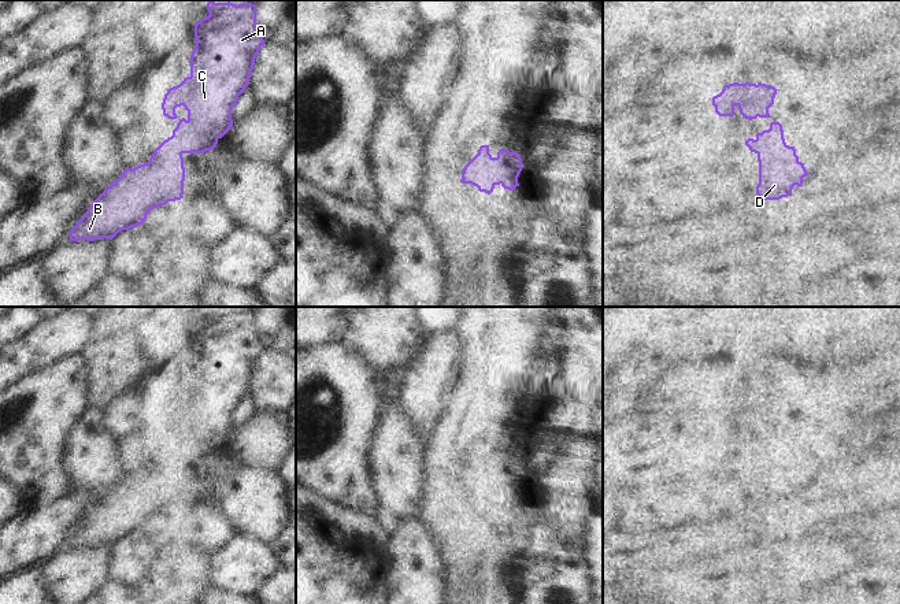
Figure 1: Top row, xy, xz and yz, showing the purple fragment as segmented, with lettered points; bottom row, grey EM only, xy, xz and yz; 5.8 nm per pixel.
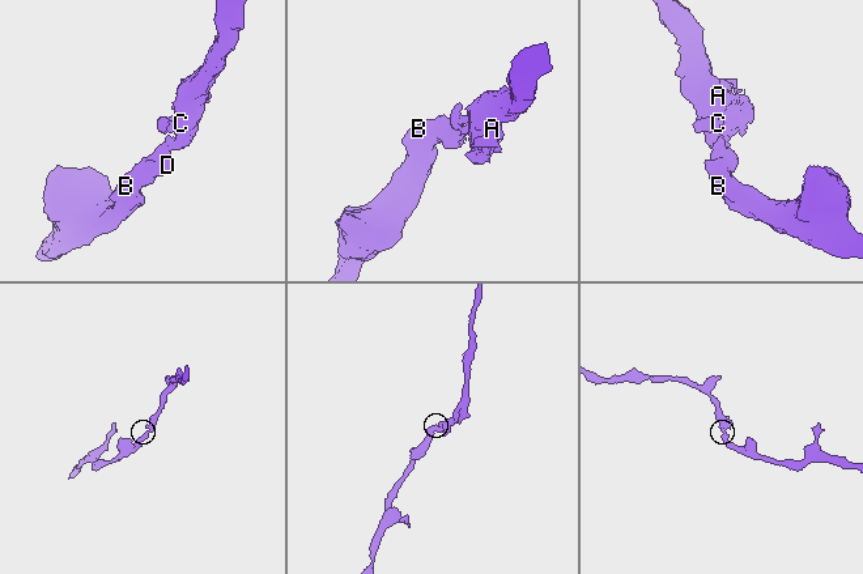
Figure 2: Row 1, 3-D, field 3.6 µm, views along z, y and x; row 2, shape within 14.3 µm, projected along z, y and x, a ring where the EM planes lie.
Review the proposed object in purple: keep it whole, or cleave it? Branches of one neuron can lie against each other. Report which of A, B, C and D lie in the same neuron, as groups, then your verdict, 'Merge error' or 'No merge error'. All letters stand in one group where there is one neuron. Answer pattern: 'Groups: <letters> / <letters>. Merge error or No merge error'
Groups: A B C D. No merge error

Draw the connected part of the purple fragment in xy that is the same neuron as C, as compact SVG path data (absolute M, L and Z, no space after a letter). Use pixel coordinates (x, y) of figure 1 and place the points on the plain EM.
M208 308L208 323L195 331L196 352L190 362L190 382L167 396L162 416L168 426L177 426L175 415L184 412L188 425L179 426L173 442L151 462L149 468L125 475L122 482L92 509L70 538L70 548L112 546L119 538L142 531L151 516L181 507L184 501L184 460L203 460L216 453L233 433L232 415L248 393L255 366L264 352L256 330L256 312Z

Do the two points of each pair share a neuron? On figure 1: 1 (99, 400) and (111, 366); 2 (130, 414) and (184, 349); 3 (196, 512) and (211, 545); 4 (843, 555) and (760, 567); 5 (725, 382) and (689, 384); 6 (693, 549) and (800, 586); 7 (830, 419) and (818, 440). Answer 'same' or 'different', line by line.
1: same
2: different
3: same
4: same
5: different
6: different
7: same

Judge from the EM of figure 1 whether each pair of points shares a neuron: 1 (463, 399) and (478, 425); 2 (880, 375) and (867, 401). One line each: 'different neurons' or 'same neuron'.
1: different neurons
2: same neuron

